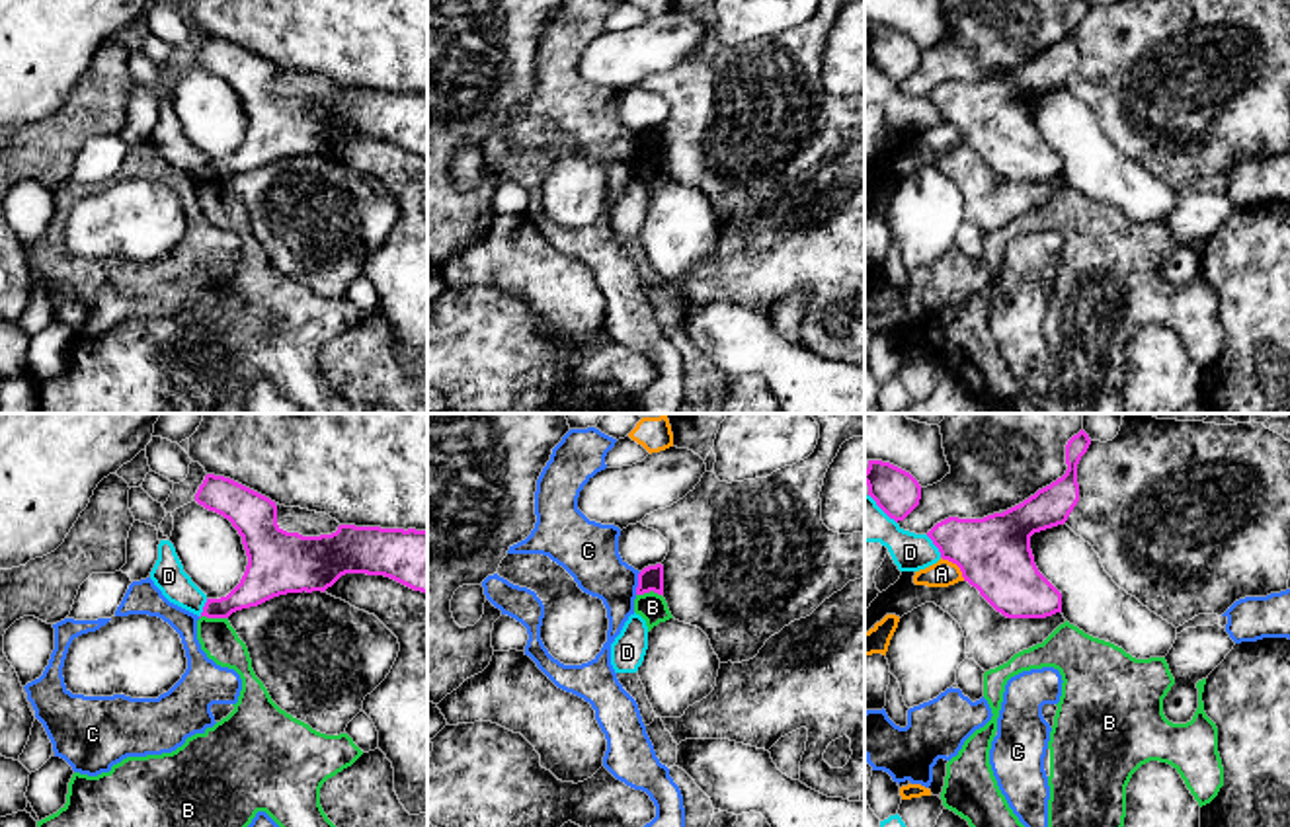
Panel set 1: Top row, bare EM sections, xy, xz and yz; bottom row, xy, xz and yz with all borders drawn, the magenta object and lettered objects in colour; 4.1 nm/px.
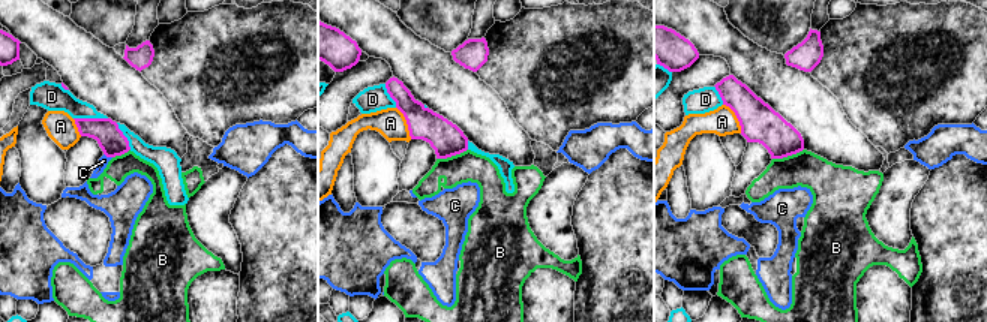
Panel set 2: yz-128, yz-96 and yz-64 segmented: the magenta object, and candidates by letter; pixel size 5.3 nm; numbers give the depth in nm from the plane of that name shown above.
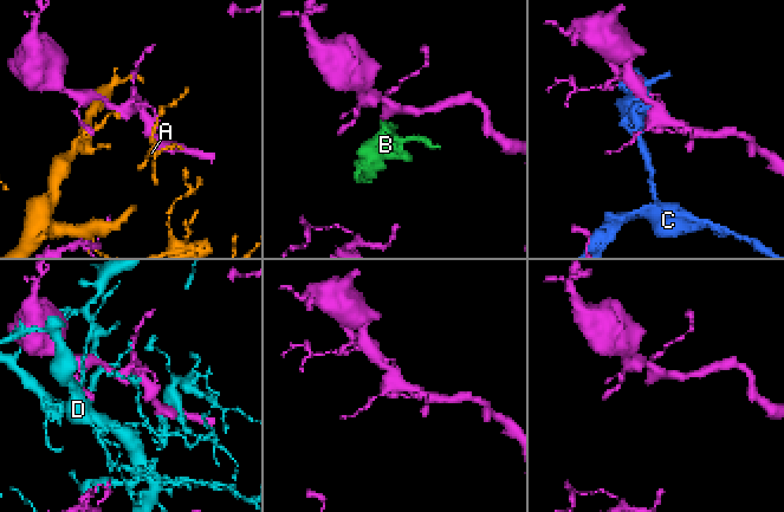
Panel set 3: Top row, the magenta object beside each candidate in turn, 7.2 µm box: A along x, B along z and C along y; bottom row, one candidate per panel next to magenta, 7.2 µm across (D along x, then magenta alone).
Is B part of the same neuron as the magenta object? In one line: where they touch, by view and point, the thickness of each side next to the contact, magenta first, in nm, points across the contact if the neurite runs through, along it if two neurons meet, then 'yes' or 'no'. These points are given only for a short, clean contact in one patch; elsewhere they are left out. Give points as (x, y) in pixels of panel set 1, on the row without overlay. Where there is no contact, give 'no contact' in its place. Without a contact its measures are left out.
meets magenta in xy at (213, 180); 160 nm thick on the magenta side, 160 nm on the other; border along xy (227, 180), (200, 182); no

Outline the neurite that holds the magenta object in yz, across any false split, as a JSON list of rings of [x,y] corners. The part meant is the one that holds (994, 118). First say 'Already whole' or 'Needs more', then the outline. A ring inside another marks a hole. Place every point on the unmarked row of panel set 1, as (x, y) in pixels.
Already whole. [[[1071,0],[1066,37],[1023,66],[984,82],[948,80],[927,96],[941,121],[956,127],[964,144],[1007,181],[1062,176],[1062,156],[1038,135],[1030,99],[1068,84],[1079,64],[1077,27],[1089,8],[1089,0]]]

